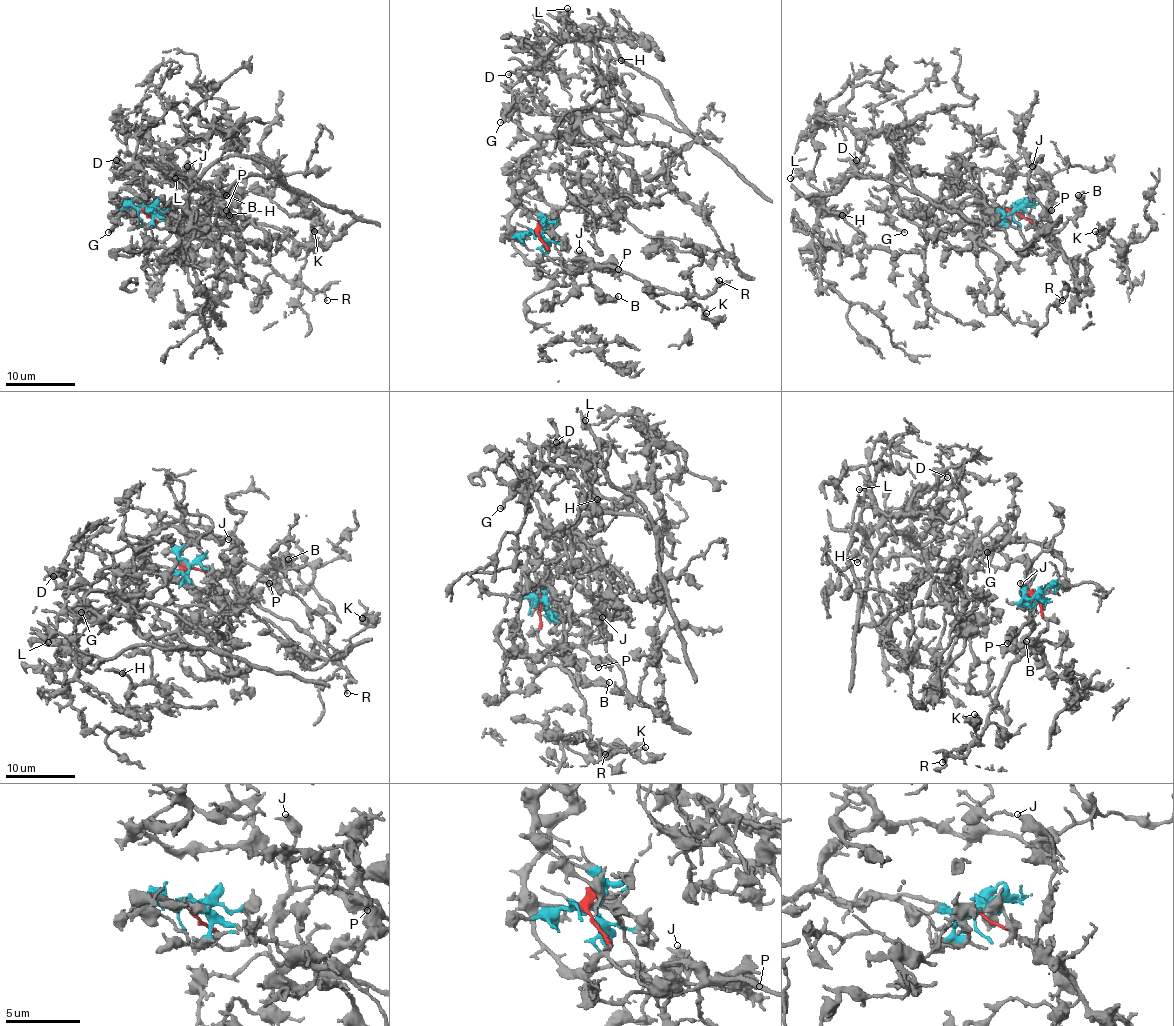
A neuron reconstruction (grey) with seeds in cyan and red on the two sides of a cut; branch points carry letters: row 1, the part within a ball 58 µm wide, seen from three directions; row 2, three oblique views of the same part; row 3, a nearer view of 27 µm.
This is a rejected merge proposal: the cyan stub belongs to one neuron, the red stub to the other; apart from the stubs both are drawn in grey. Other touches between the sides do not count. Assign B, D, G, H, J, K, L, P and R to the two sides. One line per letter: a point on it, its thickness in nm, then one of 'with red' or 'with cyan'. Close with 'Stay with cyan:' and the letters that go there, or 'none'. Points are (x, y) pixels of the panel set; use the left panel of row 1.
B: at (226, 195); 440 nm thick; with red
D: at (116, 160); 200 nm thick; with cyan
G: at (108, 232); 320 nm thick; with cyan
H: at (229, 215); 200 nm thick; with cyan
J: at (187, 166); 440 nm thick; with red
K: at (314, 231); 180 nm thick; with red
L: at (175, 178); 170 nm thick; with cyan
P: at (226, 210); 500 nm thick; with red
R: at (327, 300); 170 nm thick; with red
Stay with cyan: D, G, H, L

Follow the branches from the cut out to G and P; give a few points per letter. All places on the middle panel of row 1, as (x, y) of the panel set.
G: (536, 232), (545, 224), (514, 192), (517, 163), (536, 144), (533, 137), (512, 121), (512, 107), (500, 123)
P: (536, 232), (550, 258), (557, 264), (585, 271), (588, 264), (582, 258), (575, 260), (585, 267), (618, 269)

